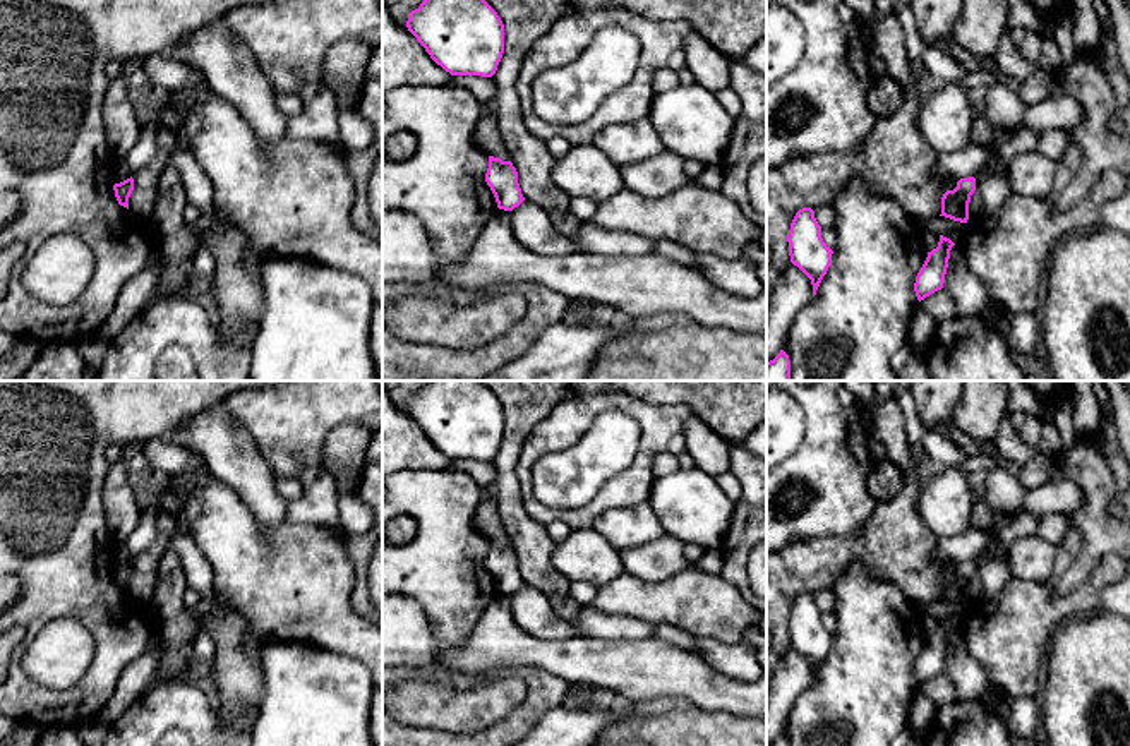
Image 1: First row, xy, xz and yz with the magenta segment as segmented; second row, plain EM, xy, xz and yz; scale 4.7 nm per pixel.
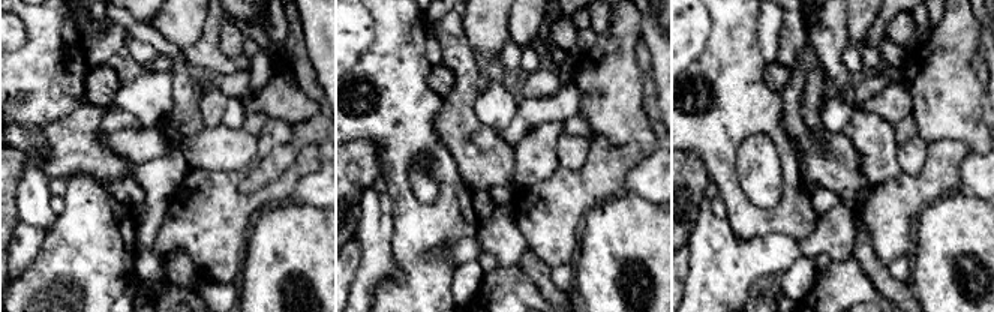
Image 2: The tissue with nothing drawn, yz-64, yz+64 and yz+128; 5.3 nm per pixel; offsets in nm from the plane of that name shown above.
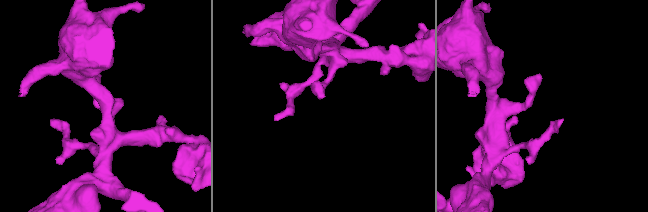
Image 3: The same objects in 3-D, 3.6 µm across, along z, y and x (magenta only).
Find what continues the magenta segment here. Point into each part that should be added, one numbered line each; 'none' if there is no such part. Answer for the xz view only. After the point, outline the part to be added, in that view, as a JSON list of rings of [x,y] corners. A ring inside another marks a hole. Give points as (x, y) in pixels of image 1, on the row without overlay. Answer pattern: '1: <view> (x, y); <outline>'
none

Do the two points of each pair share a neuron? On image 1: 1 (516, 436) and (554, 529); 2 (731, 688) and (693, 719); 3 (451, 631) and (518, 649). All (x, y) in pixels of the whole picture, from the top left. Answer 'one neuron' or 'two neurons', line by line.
1: two neurons
2: two neurons
3: two neurons

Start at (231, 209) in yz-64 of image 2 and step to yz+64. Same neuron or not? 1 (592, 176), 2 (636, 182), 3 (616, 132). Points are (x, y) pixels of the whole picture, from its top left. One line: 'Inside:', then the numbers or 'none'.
Inside: 1

